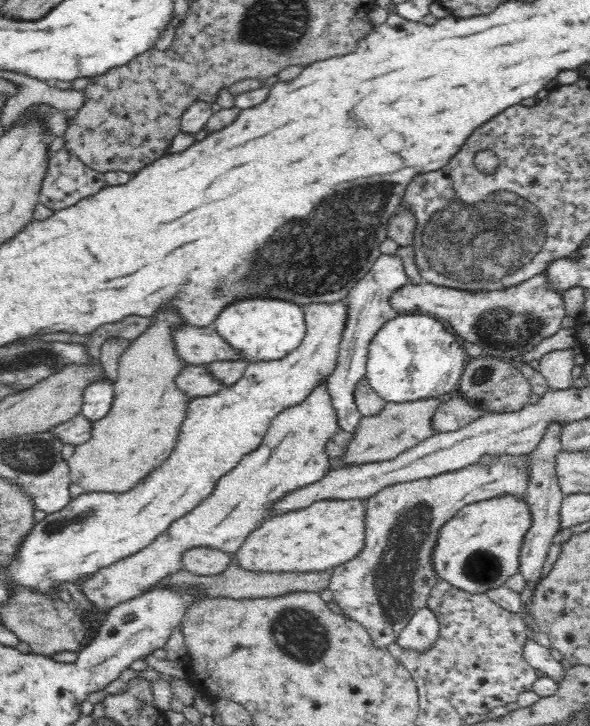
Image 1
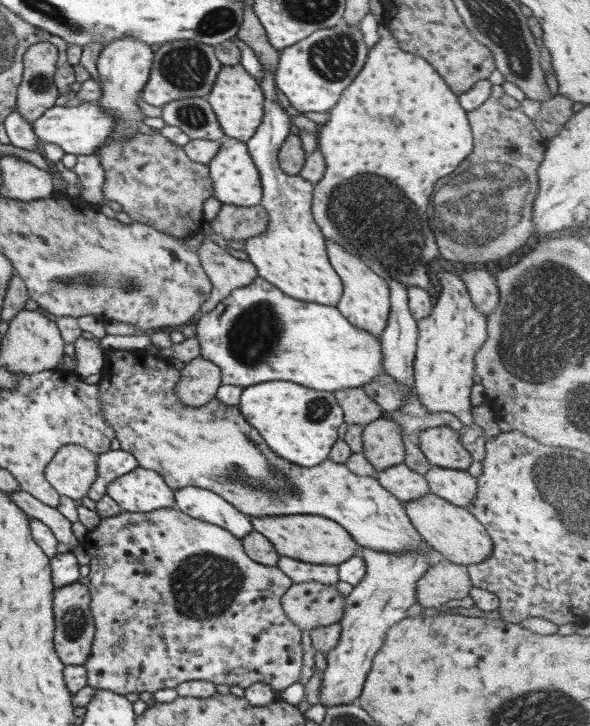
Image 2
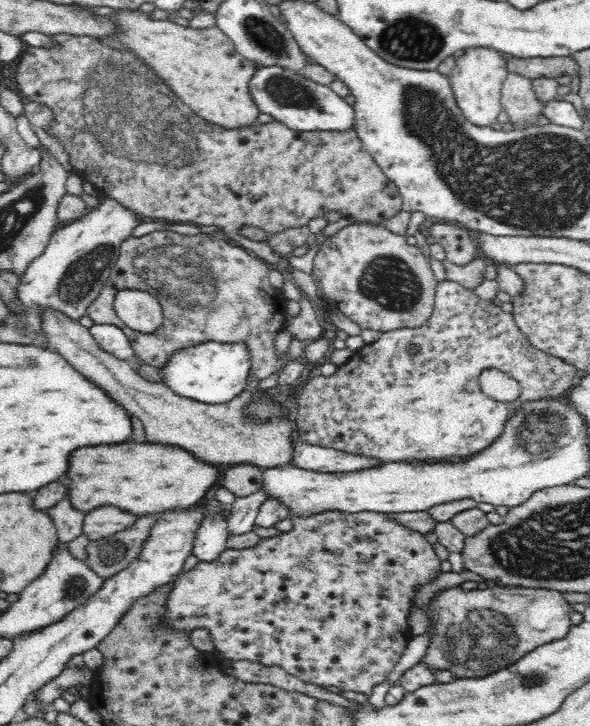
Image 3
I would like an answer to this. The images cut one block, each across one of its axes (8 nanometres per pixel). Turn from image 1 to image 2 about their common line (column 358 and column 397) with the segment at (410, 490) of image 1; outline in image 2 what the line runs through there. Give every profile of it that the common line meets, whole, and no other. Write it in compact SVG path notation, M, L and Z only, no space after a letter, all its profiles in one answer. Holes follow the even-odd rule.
M357 548L358 555L363 559L366 573L361 580L352 588L351 592L344 598L344 611L339 622L341 630L337 644L325 654L326 668L321 675L321 688L319 693L320 706L344 705L356 703L357 697L363 688L371 661L375 653L383 646L387 630L397 622L406 618L405 610L415 603L416 582L424 575L429 566L429 555L421 551L410 553L386 553L376 550Z

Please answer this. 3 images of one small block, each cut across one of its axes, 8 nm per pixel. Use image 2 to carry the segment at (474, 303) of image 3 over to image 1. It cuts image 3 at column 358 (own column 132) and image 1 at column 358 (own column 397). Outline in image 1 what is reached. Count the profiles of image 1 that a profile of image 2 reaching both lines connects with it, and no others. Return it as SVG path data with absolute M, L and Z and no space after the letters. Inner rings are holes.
M320 500L304 510L272 516L253 530L235 552L240 568L250 572L332 571L356 558L365 546L363 500Z

